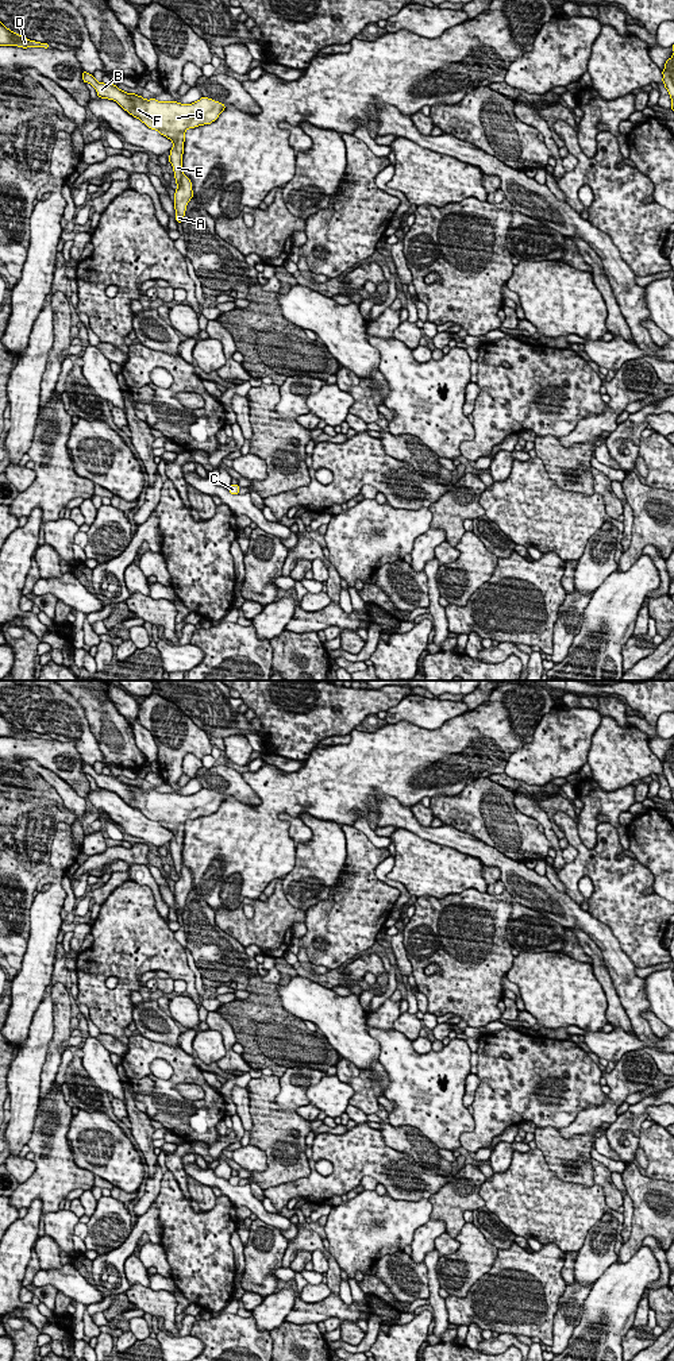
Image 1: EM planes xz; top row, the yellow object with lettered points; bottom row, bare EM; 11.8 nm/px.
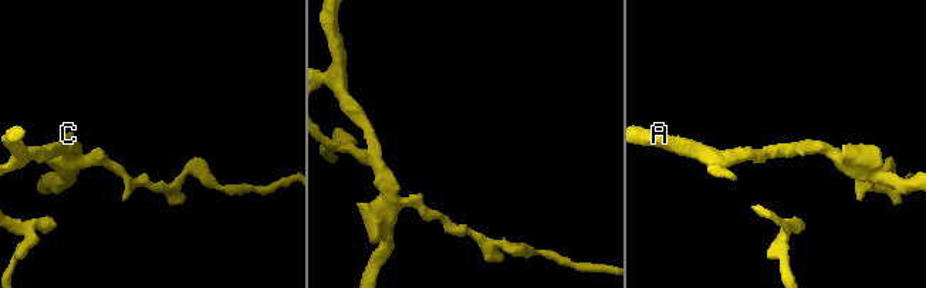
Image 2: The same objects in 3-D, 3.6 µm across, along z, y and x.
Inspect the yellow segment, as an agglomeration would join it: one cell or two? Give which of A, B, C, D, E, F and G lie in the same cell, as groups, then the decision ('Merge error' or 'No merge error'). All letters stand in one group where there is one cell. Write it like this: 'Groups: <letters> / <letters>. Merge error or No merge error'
Groups: A B C D E F G. No merge error

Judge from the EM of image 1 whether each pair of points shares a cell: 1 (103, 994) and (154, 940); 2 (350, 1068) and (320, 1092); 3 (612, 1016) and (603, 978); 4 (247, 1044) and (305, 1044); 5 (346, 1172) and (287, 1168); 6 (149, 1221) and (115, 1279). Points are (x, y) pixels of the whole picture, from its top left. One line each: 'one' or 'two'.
1: one
2: two
3: one
4: one
5: two
6: one

